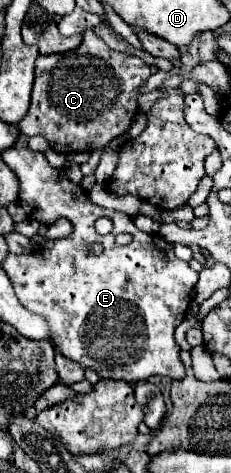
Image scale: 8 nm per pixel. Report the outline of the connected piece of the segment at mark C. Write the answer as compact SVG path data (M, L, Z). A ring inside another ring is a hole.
M86 30L76 50L38 56L30 108L18 130L26 136L44 136L60 154L104 148L130 128L138 112L140 86L148 78L150 68L138 56L114 52L92 30Z

